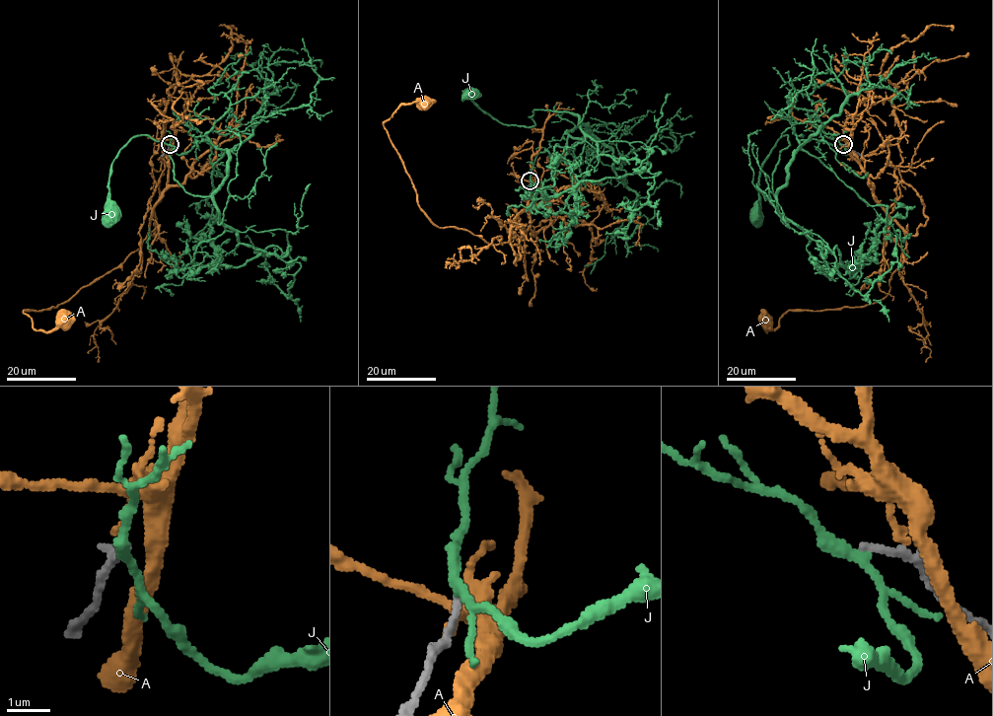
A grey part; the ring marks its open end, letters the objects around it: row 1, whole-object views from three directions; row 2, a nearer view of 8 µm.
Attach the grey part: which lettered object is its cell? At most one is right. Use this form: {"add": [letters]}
{"add": []}

